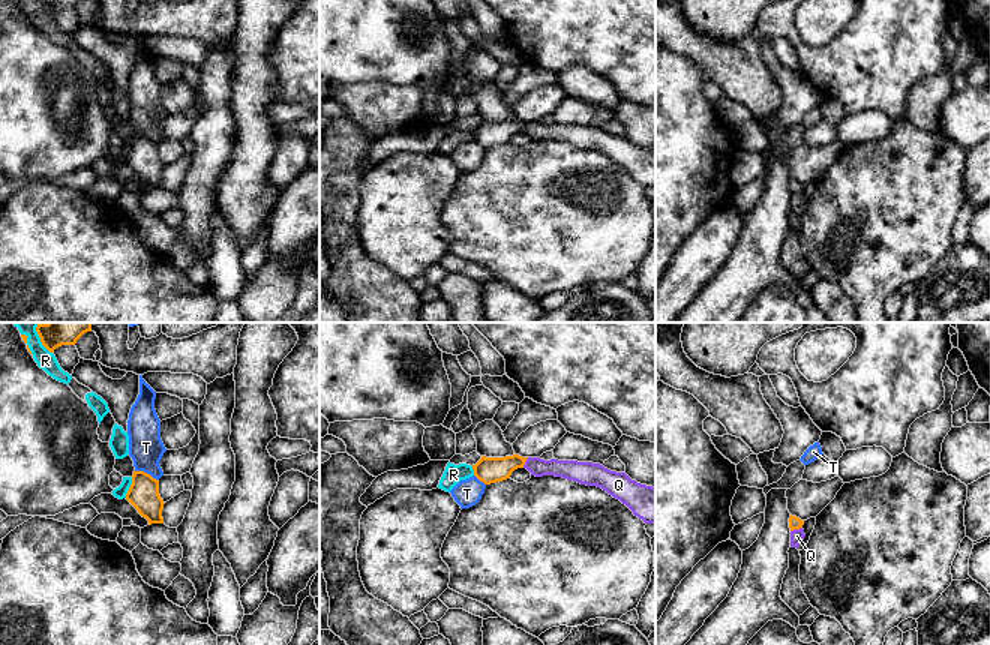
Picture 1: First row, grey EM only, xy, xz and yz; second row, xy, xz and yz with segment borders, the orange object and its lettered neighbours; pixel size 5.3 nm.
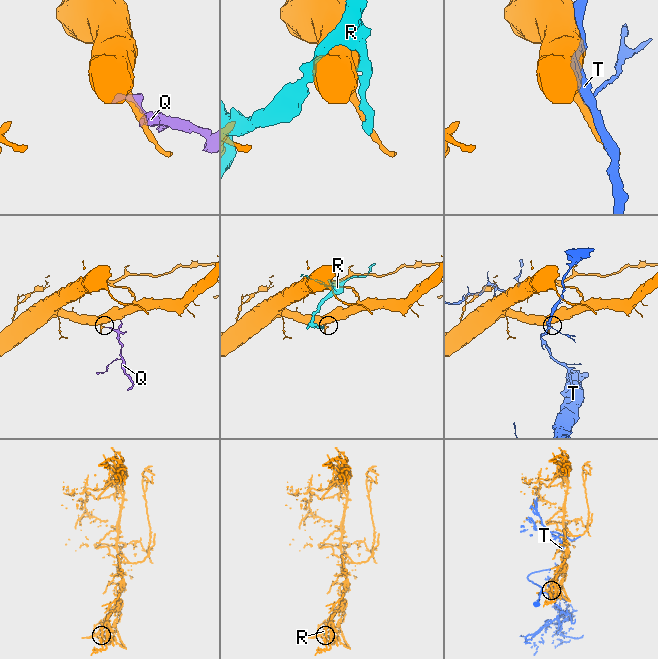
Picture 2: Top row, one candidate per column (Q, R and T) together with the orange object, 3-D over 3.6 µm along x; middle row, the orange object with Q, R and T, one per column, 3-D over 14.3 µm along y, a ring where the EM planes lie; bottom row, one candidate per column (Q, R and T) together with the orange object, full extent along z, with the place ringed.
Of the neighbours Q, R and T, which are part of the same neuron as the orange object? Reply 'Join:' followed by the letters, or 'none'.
Join: none

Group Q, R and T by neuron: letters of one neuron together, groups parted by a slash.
Q / R / T

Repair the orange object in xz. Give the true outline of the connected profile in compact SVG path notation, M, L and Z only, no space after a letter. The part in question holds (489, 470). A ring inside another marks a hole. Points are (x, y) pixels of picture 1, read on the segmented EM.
M519 454L506 458L486 458L472 465L474 476L484 484L496 483L510 478L512 472L518 468L524 468L528 458Z

